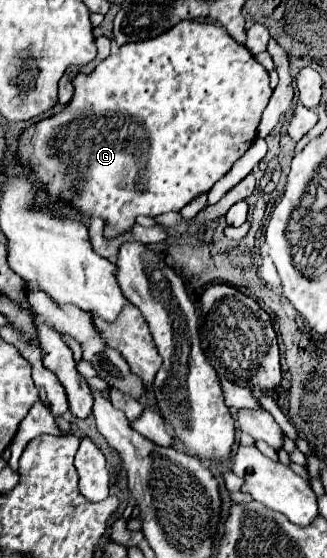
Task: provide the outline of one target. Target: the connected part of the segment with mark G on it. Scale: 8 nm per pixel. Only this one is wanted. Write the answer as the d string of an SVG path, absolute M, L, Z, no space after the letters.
M184 21L184 23L178 23L176 27L172 27L170 31L158 35L156 39L146 39L140 43L122 45L120 53L104 59L90 75L78 73L78 77L74 79L74 97L72 97L70 105L64 107L64 111L60 115L44 119L44 121L40 121L24 131L24 135L20 137L20 159L26 165L30 165L34 169L34 173L38 173L42 183L48 187L48 193L52 199L72 201L84 215L106 219L108 225L104 229L104 235L114 237L118 233L128 231L134 225L134 219L138 215L158 217L158 215L168 213L168 211L180 211L194 197L208 193L212 189L212 185L218 179L222 179L230 171L230 167L254 143L256 127L258 127L260 115L262 115L270 95L272 95L272 89L268 85L268 71L250 55L250 51L244 45L234 41L224 31L224 27L214 25L214 23Z

